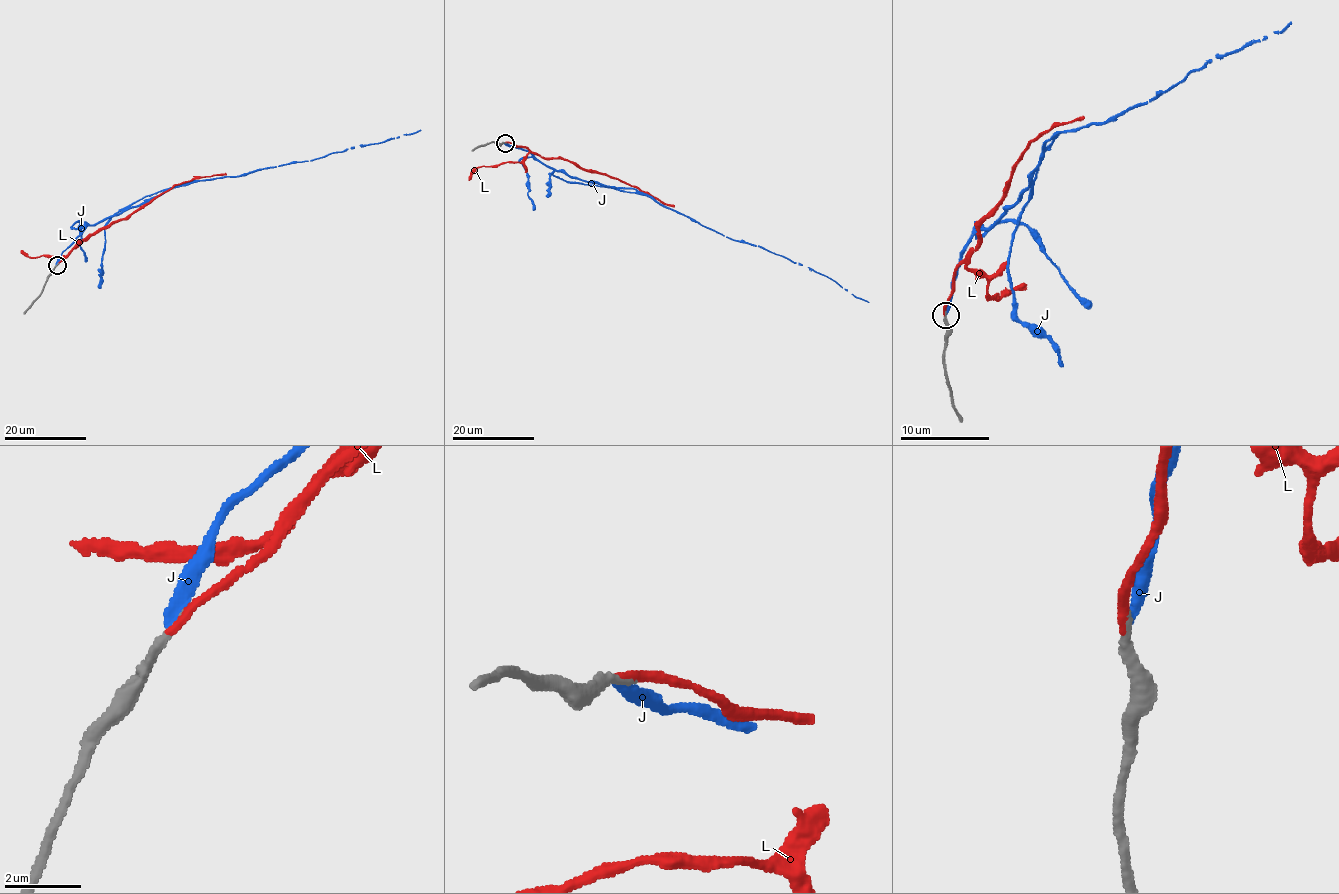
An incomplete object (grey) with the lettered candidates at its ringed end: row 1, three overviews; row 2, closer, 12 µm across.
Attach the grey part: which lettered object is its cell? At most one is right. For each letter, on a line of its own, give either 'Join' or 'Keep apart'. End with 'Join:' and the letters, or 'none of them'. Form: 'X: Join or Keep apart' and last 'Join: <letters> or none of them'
J: Keep apart
L: Join
Join: L

